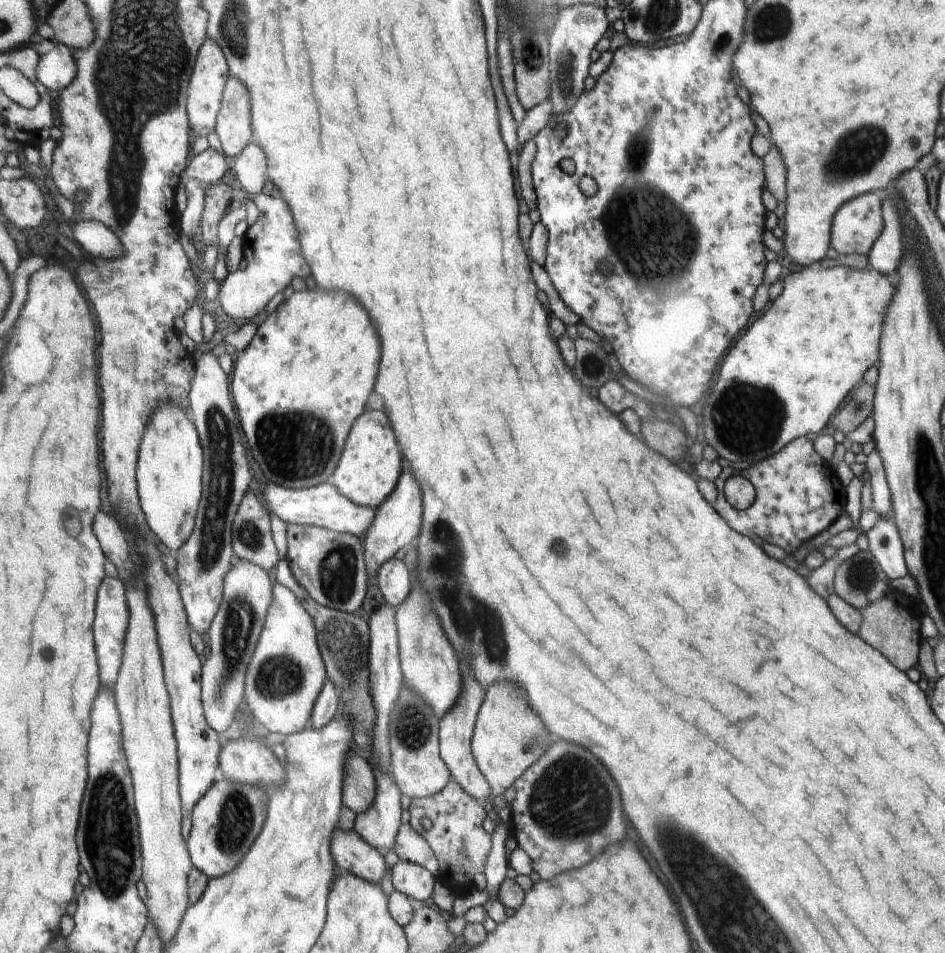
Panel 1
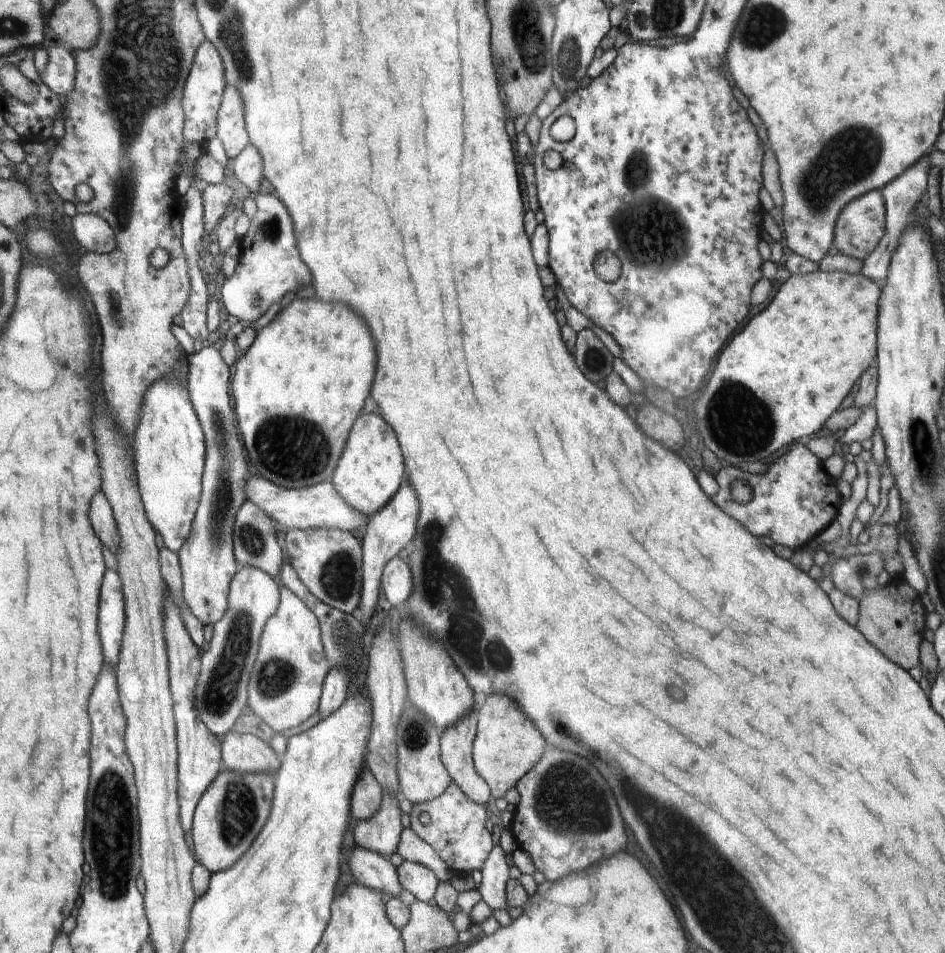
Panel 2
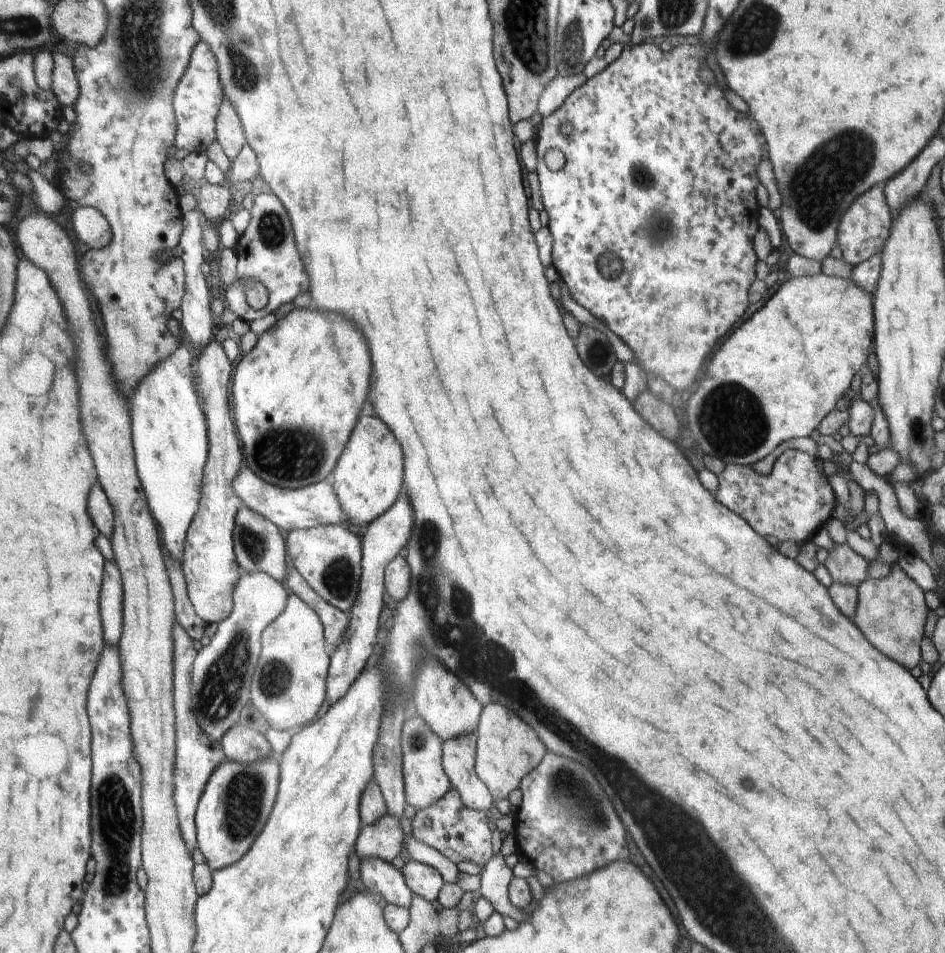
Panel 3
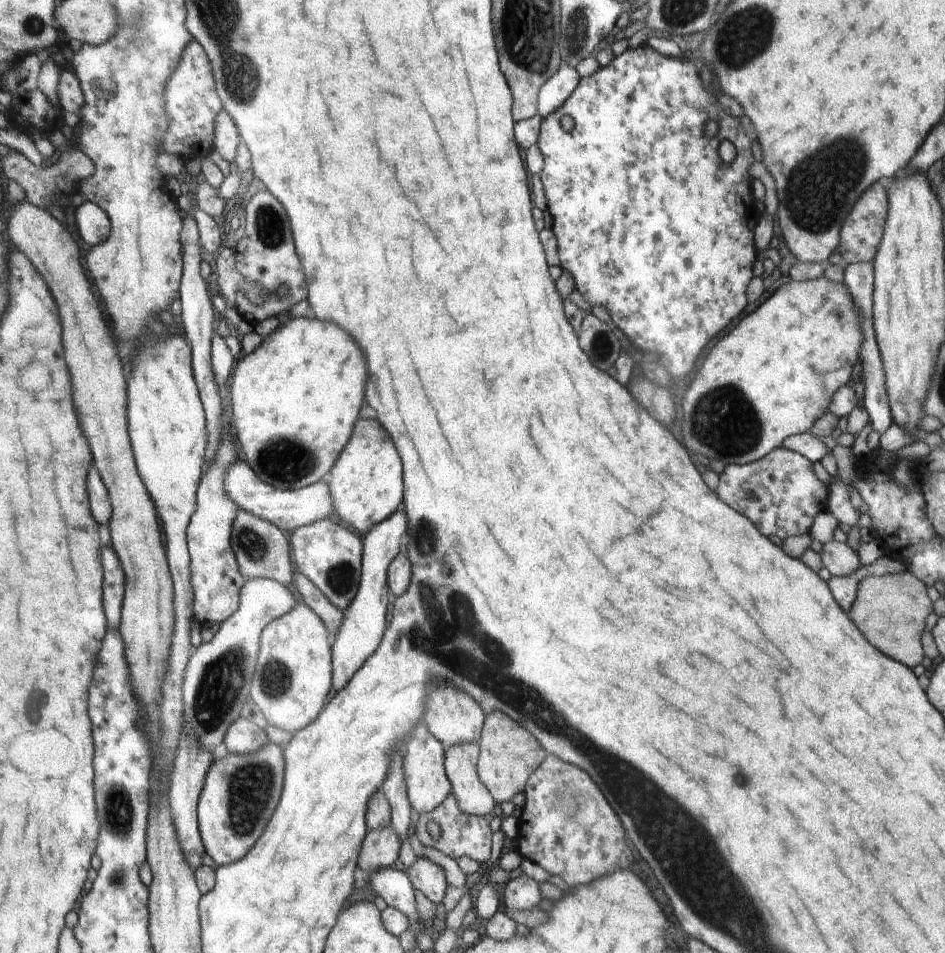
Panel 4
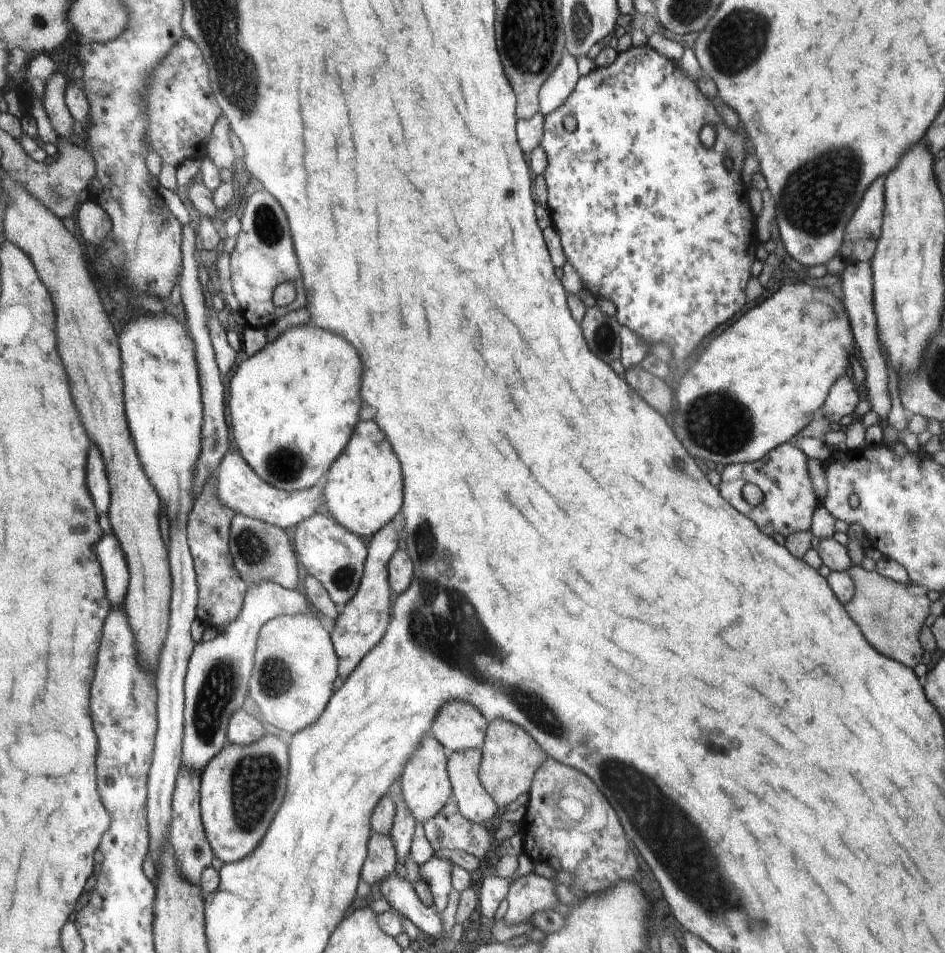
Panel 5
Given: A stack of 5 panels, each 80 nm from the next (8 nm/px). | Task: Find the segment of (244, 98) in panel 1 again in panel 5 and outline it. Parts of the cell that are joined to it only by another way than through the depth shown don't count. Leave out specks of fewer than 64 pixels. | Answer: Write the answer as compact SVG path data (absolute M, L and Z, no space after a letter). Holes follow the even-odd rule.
M224 114L213 130L213 137L208 145L209 152L207 154L220 168L233 170L234 164L238 160L232 140L233 132L231 120Z

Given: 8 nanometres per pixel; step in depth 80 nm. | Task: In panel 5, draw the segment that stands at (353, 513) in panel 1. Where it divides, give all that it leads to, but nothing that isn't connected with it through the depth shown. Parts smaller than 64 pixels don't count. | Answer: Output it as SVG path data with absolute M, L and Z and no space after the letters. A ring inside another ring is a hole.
M236 448L225 456L218 472L218 478L219 495L226 506L250 518L281 526L284 530L297 527L301 522L309 520L313 514L325 511L323 485L292 492L280 490L263 480Z

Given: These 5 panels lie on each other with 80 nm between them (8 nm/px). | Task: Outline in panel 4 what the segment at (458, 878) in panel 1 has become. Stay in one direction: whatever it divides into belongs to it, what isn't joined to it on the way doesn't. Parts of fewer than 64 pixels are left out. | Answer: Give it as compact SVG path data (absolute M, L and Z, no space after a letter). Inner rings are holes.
M449 794L436 809L429 813L422 813L414 825L418 840L426 848L435 848L454 860L458 860L460 857L468 857L478 862L478 864L484 864L490 858L490 836L492 836L490 826L486 824L482 815L471 815L463 811L455 794ZM430 820L440 826L440 836L438 838L433 838L428 833L428 822Z

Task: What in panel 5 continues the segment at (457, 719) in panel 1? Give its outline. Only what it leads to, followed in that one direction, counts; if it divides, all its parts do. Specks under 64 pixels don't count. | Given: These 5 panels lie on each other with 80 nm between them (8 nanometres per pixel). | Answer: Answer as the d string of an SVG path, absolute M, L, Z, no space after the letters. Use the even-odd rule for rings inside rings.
M481 750L454 751L450 754L450 778L454 778L454 798L470 822L486 823L496 814L496 802L479 779Z

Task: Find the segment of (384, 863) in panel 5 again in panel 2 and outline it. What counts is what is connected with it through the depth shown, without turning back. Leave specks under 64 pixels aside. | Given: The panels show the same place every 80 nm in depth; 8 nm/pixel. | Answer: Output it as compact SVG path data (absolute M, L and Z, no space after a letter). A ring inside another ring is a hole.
M385 791L376 814L358 821L354 828L353 838L356 845L369 848L388 858L396 852L402 833L398 800Z

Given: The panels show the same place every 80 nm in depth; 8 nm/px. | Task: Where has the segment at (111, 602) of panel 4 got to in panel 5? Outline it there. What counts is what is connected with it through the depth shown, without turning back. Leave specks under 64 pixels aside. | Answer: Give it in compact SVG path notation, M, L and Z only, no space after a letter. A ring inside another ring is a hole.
M114 532L106 534L98 554L102 554L113 610L114 607L124 607L131 583L130 565L121 540Z

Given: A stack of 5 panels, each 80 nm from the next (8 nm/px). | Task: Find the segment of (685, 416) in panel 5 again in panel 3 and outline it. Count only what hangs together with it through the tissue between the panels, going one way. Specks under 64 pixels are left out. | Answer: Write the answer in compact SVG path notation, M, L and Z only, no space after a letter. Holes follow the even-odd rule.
M824 273L812 276L788 277L777 292L768 302L751 318L742 323L738 330L722 343L722 348L714 353L710 359L710 364L706 367L706 374L703 374L702 382L699 382L698 389L689 395L686 395L687 402L686 418L688 418L688 431L690 438L688 444L698 444L700 448L709 454L720 458L722 462L734 463L735 465L751 465L758 460L768 456L776 446L786 442L786 440L799 439L800 436L810 436L828 414L832 413L838 398L848 390L850 382L855 380L856 372L867 364L870 346L876 341L876 319L873 313L873 293L868 292L863 286L860 286L852 279L841 277L831 277Z

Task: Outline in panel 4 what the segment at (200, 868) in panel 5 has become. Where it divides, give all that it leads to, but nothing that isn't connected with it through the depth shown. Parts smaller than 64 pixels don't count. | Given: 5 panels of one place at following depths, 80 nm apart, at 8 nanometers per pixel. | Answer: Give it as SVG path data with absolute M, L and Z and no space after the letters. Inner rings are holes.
M184 716L181 743L177 750L177 757L171 774L169 795L173 804L173 813L177 822L179 837L185 846L187 857L193 864L195 872L204 864L202 858L204 858L204 854L208 853L201 831L199 806L201 805L202 793L205 792L205 784L209 777L210 769L213 768L216 760L218 760L216 757L211 750L208 750L201 743L193 726Z

